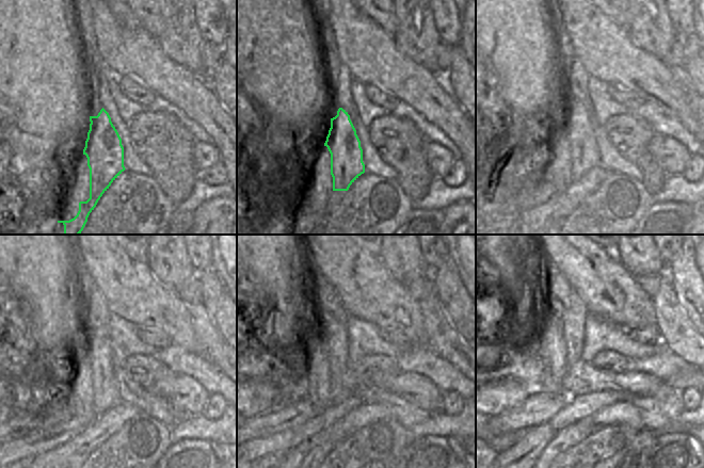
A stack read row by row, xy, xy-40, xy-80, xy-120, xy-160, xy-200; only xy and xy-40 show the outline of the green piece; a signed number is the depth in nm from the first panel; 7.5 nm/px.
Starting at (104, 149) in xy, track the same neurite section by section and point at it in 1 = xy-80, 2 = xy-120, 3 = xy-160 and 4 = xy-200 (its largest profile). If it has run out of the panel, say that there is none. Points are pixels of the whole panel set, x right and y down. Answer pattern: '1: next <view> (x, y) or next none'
1: next xy-80 (584, 152)
2: next xy-120 (105, 392)
3: next xy-160 (344, 383)
4: next xy-200 (575, 315)

